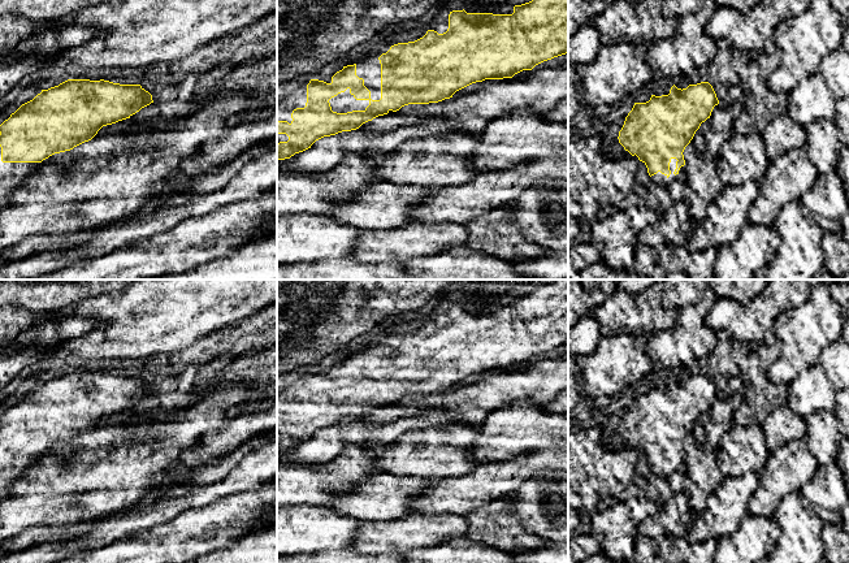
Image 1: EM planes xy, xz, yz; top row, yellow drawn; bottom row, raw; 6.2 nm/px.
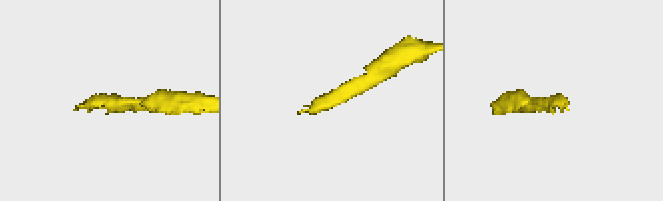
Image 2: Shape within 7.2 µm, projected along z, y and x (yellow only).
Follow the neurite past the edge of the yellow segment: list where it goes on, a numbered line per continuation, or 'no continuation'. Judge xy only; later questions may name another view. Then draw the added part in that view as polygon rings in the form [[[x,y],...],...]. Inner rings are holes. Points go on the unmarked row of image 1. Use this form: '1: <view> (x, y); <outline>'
1: xy (12, 466); [[[0,446],[0,493],[10,485],[39,459],[40,454],[3,454]]]

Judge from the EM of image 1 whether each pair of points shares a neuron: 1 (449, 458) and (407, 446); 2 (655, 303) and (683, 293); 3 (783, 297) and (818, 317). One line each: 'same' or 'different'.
1: same
2: different
3: different

